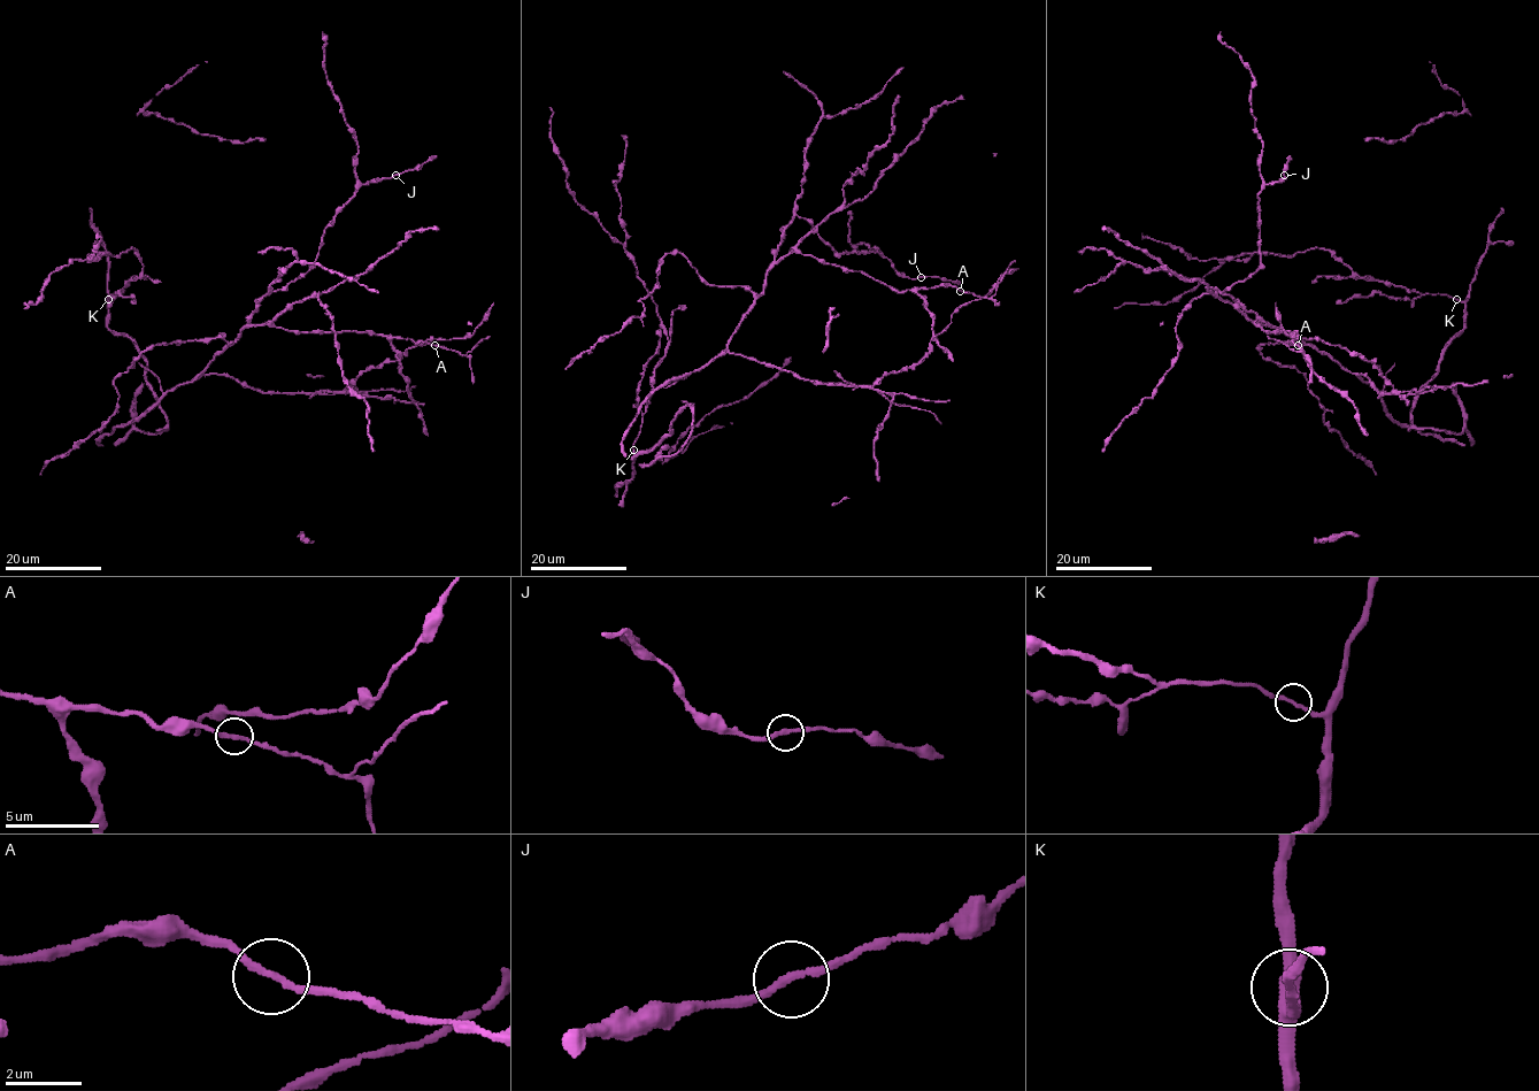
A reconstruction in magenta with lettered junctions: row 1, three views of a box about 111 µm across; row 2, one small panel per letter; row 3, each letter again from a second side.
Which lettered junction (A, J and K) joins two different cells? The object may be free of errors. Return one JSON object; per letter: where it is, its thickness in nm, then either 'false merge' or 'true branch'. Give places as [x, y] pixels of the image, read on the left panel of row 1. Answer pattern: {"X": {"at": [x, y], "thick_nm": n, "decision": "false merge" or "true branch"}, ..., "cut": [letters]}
{"A": {"at": [435, 345], "thick_nm": 200, "decision": "true branch"}, "J": {"at": [395, 175], "thick_nm": 200, "decision": "true branch"}, "K": {"at": [108, 299], "thick_nm": 200, "decision": "true branch"}, "cut": []}

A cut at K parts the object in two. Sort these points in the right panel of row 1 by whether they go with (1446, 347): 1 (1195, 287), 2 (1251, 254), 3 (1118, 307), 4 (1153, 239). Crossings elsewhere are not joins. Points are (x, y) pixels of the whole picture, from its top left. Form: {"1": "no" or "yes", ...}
{"1": "no", "2": "no", "3": "no", "4": "no"}

